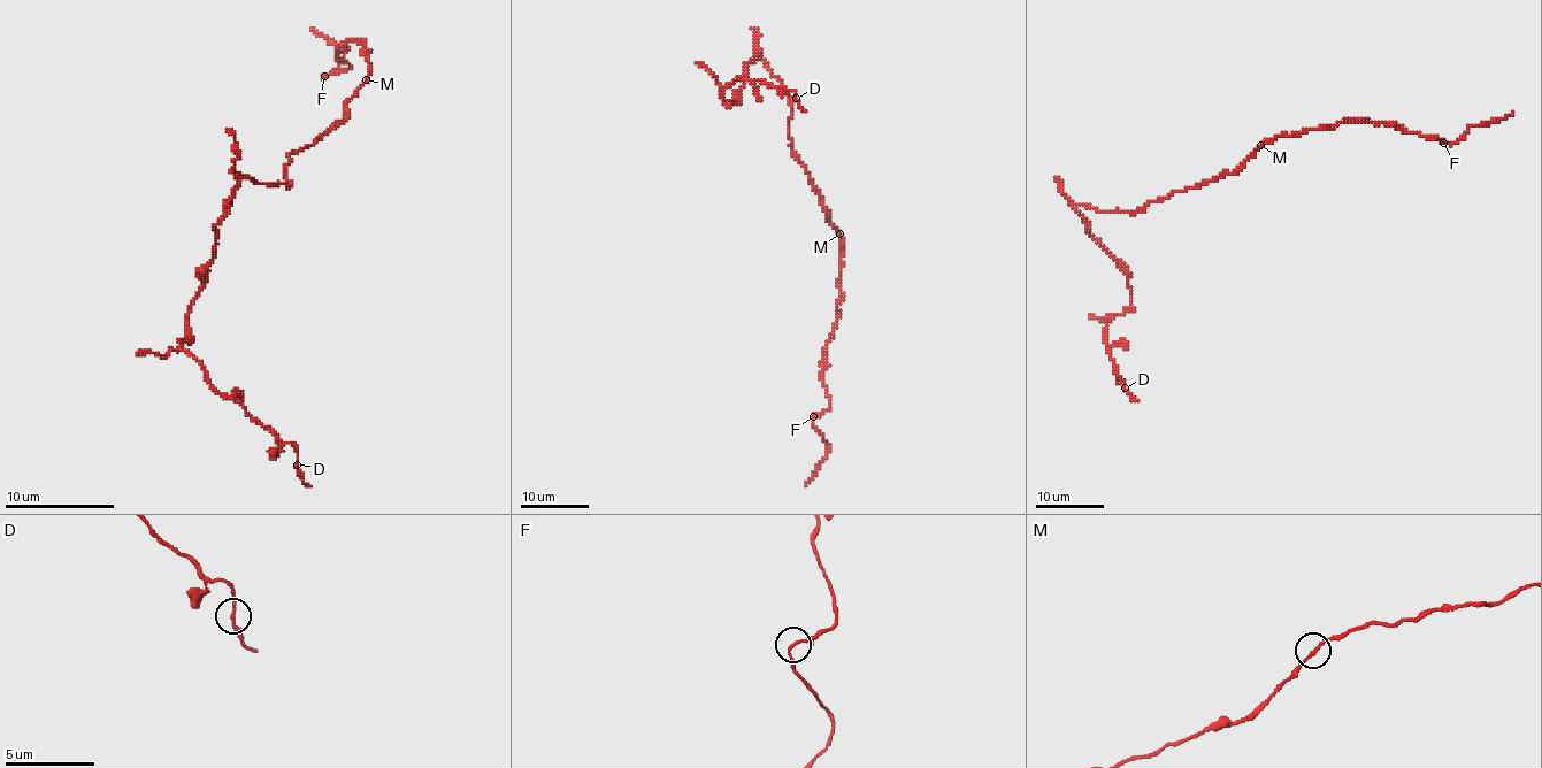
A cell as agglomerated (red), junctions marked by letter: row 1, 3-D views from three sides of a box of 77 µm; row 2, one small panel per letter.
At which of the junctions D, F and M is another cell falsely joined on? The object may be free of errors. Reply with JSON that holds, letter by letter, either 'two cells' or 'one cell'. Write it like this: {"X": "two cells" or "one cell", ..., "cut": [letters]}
{"D": "one cell", "F": "one cell", "M": "one cell", "cut": []}

